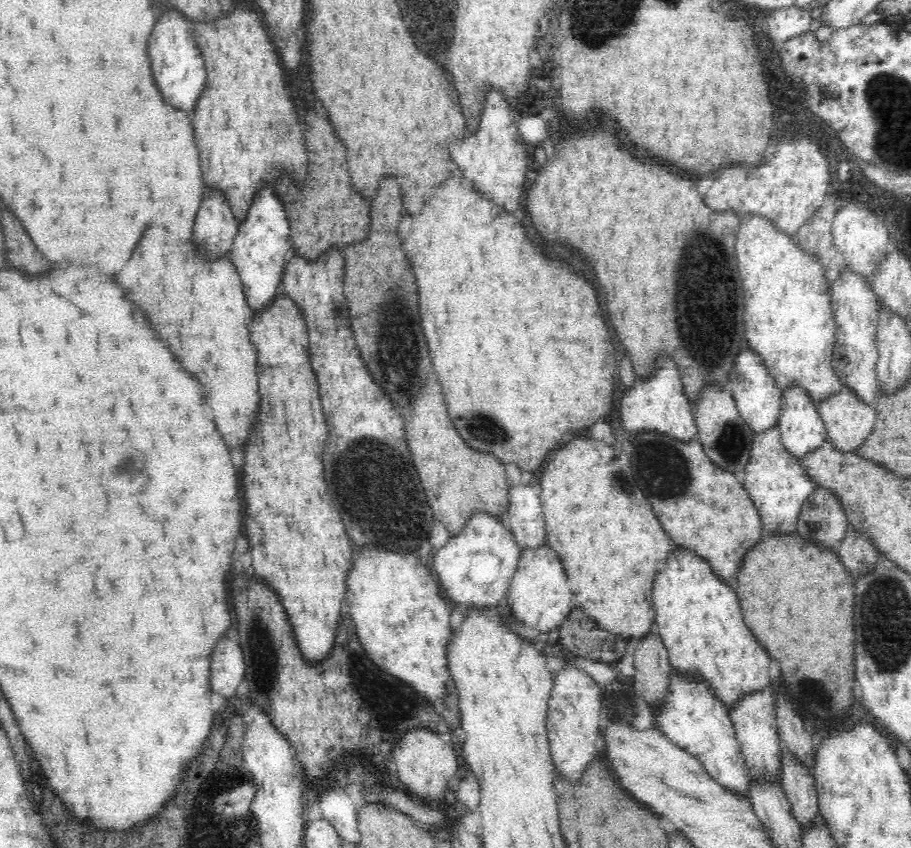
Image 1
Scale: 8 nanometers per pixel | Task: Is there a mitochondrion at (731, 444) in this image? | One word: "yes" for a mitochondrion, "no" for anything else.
yes

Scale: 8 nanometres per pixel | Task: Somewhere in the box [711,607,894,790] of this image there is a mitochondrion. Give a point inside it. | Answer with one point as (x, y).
(818, 700)

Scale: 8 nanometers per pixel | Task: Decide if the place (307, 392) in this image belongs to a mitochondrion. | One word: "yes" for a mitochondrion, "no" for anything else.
no

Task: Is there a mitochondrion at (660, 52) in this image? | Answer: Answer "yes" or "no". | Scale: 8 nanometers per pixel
no

